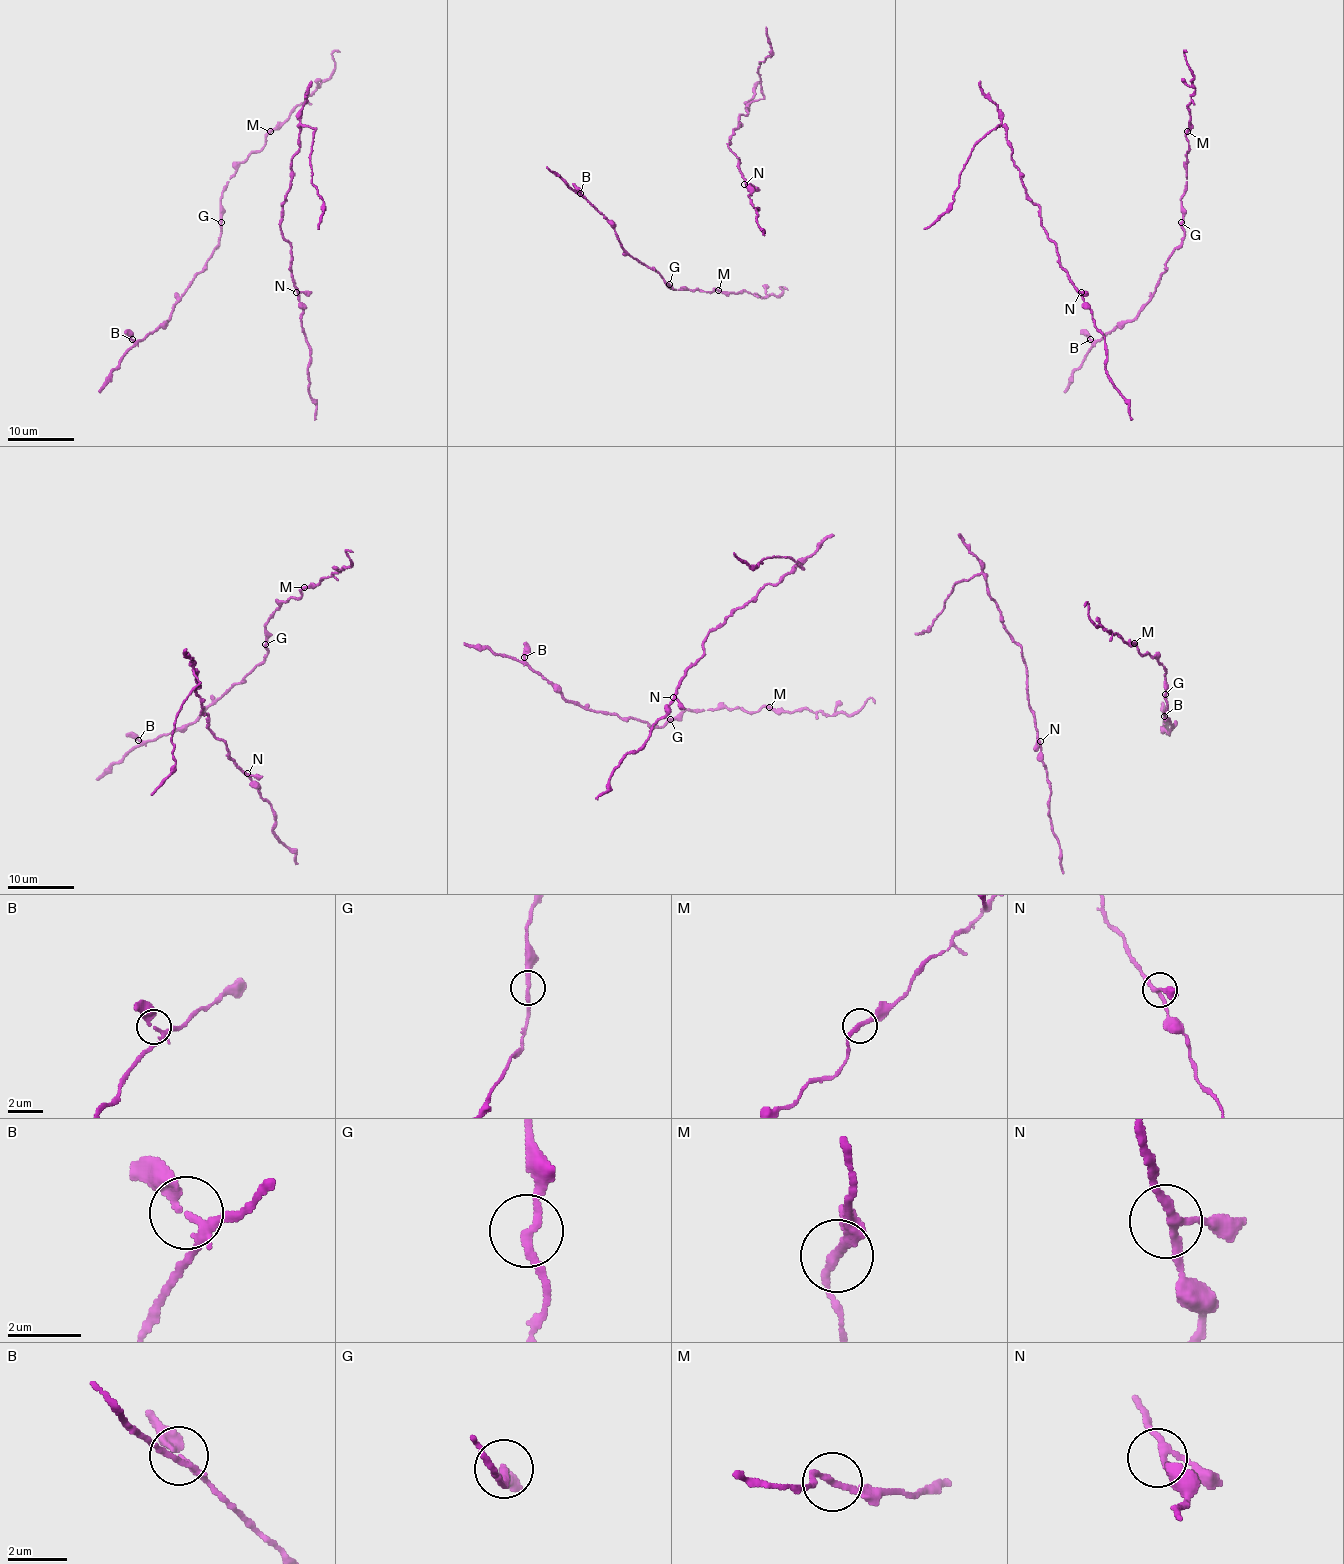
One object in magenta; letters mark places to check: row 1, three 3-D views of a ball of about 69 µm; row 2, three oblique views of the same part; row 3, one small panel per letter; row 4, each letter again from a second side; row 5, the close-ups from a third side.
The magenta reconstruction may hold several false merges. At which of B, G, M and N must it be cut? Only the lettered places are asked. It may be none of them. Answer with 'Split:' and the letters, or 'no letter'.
Split: no letter

